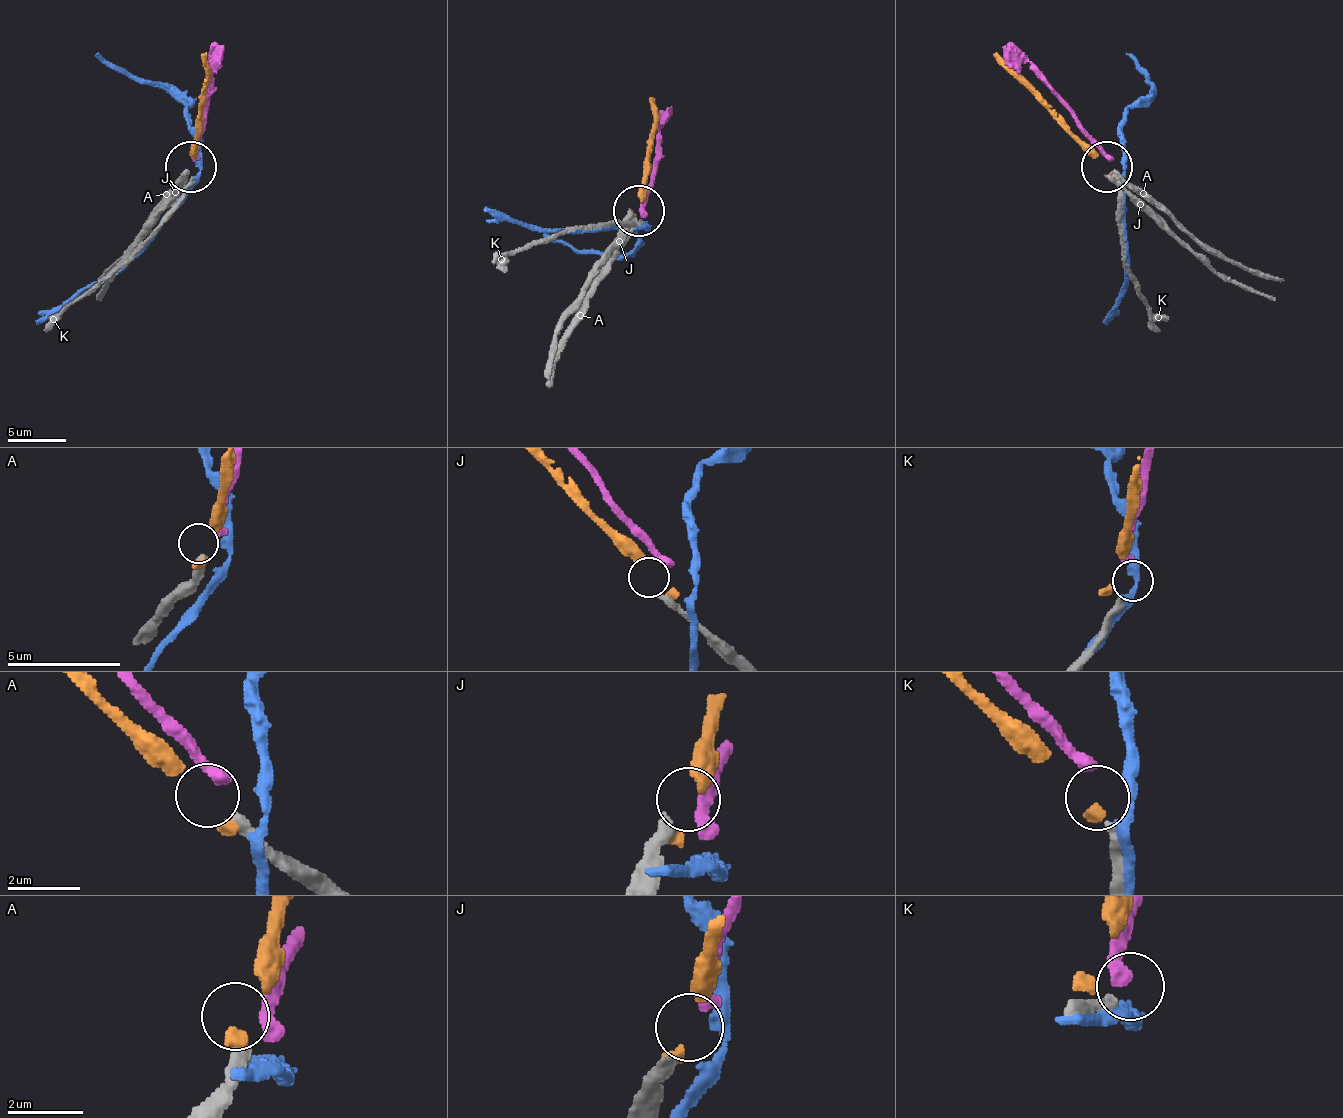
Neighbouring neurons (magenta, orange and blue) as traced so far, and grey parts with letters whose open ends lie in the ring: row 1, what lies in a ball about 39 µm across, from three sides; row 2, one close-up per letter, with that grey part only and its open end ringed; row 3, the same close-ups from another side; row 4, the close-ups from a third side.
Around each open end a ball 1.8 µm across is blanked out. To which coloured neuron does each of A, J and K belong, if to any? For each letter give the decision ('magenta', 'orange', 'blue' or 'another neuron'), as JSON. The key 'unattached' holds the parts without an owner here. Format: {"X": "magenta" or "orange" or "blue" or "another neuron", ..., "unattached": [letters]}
{"A": "another neuron", "J": "another neuron", "K": "magenta", "unattached": ["A", "J"]}

